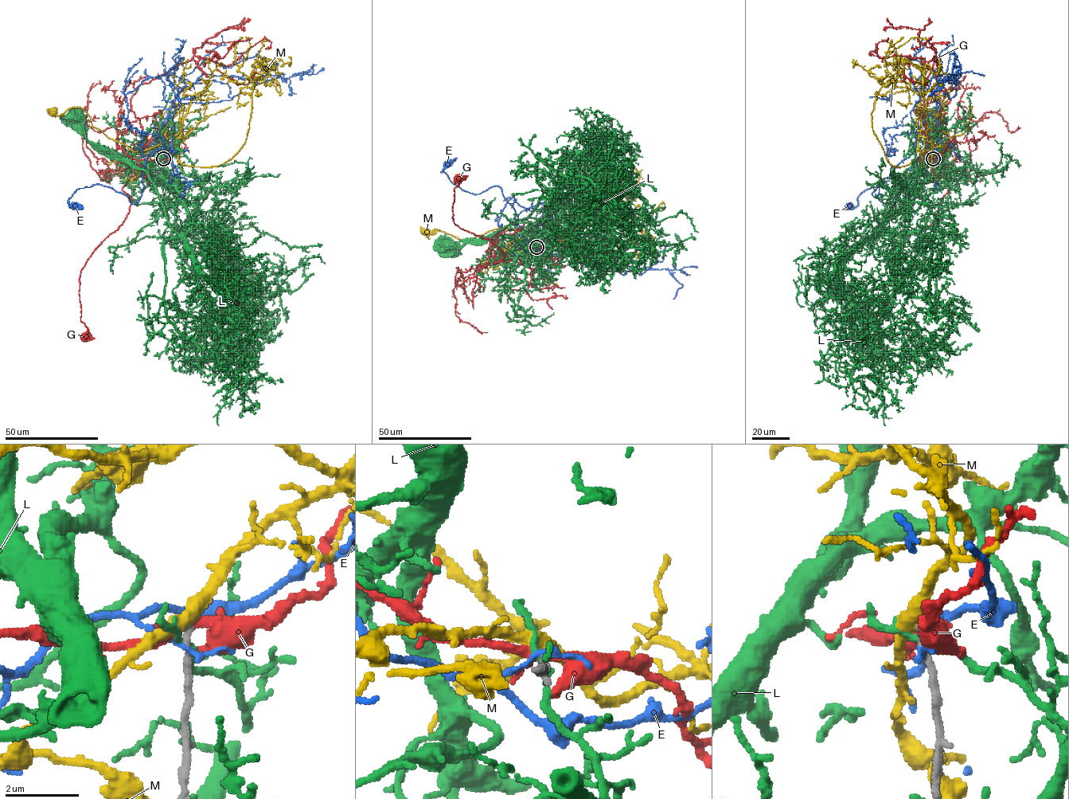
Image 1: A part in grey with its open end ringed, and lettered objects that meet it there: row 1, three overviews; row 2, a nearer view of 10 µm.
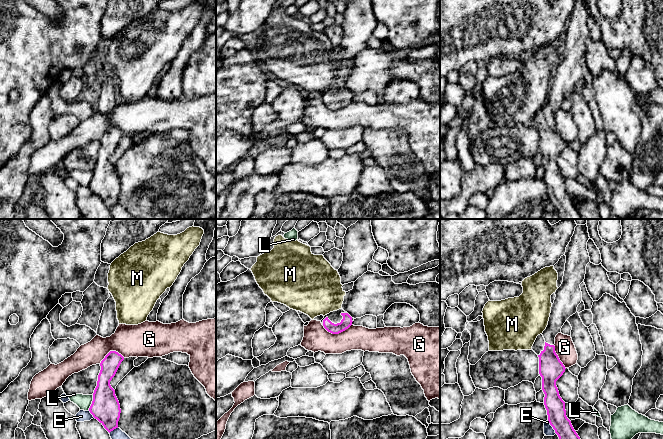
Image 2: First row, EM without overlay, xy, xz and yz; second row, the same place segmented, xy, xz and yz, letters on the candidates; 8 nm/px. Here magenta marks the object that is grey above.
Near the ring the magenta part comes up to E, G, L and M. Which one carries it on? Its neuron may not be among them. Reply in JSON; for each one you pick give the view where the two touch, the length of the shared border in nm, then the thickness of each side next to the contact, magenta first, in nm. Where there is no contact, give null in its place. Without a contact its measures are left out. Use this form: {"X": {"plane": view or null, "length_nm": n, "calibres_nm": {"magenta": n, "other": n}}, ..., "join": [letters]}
{"join": []}

